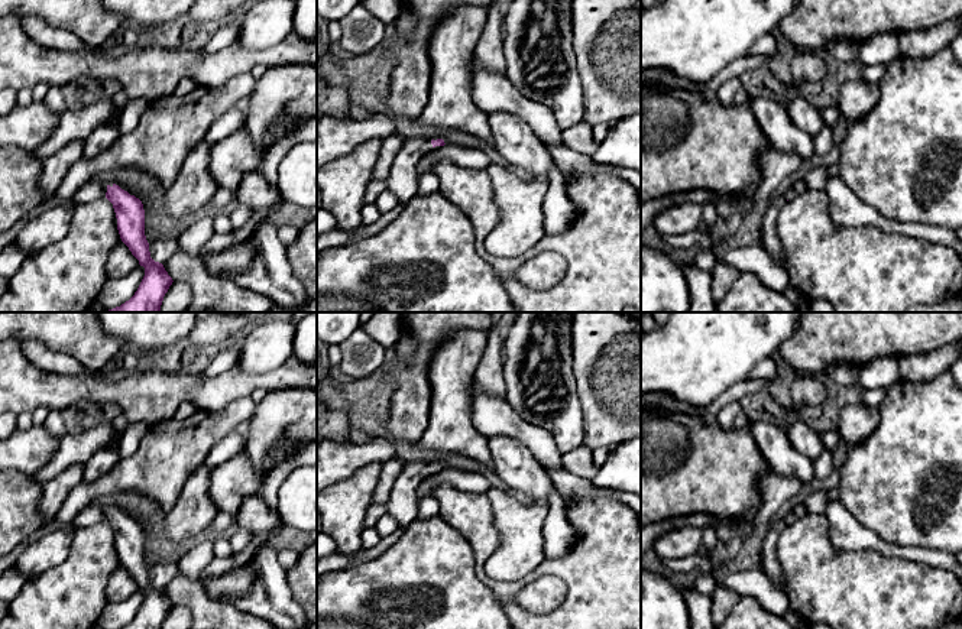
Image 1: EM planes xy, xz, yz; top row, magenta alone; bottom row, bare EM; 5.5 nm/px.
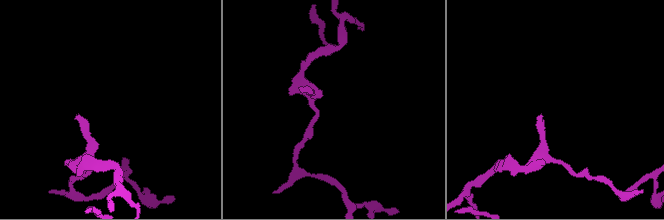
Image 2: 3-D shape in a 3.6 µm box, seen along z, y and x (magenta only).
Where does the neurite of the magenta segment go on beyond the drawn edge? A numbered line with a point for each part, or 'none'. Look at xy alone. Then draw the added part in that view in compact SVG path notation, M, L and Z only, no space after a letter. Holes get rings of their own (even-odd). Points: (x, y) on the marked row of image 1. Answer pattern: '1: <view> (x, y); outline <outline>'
1: xy (93, 190); outline M97 178L87 181L81 185L77 192L72 195L75 204L85 204L90 201L95 201L98 198L104 198L107 192L107 185Z

